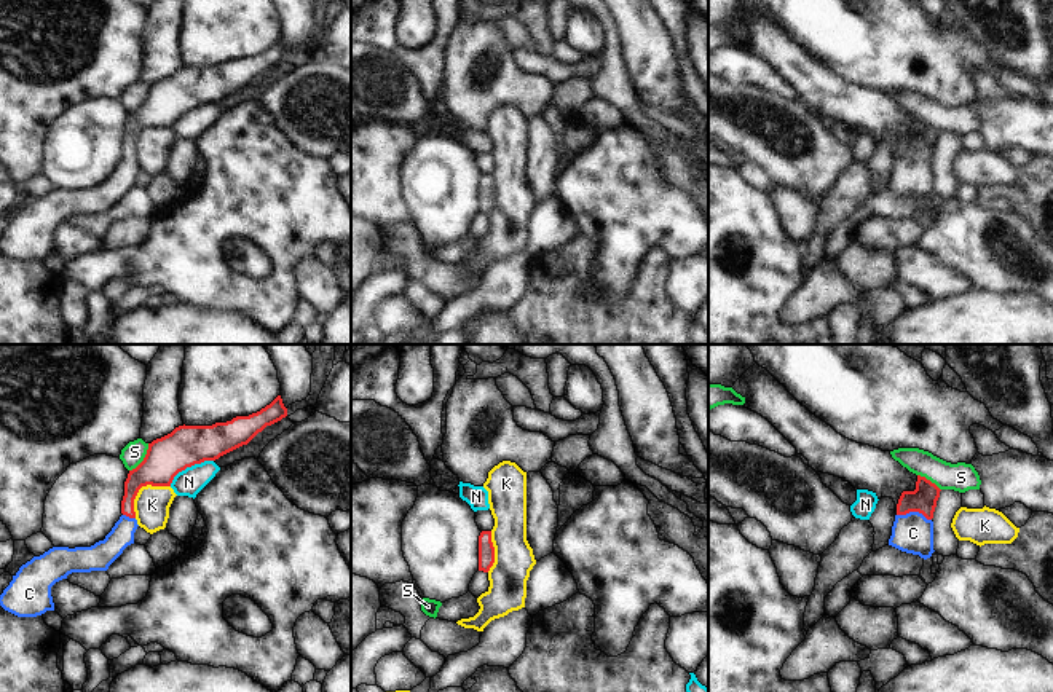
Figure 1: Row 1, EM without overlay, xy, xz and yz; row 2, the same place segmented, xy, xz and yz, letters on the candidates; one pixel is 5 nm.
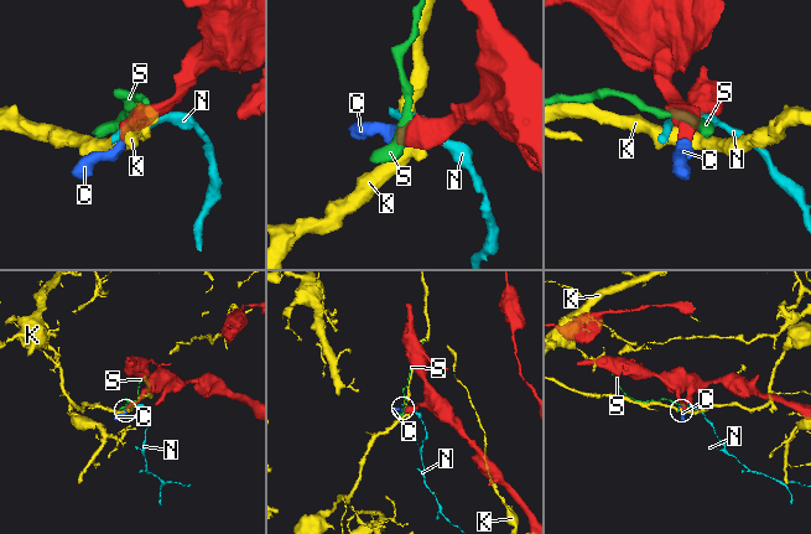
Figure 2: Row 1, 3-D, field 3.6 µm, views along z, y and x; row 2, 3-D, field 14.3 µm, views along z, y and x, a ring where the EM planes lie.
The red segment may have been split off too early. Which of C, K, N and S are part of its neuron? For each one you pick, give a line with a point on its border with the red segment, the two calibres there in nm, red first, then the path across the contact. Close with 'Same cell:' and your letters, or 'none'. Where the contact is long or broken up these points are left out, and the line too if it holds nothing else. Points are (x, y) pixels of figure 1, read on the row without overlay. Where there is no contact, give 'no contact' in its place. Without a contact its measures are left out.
C: meets red in yz at (914, 153); 140 nm thick on the red side, 200 nm on the other; runs through yz (922, 142), (914, 153), (913, 176)
Same cell: C

